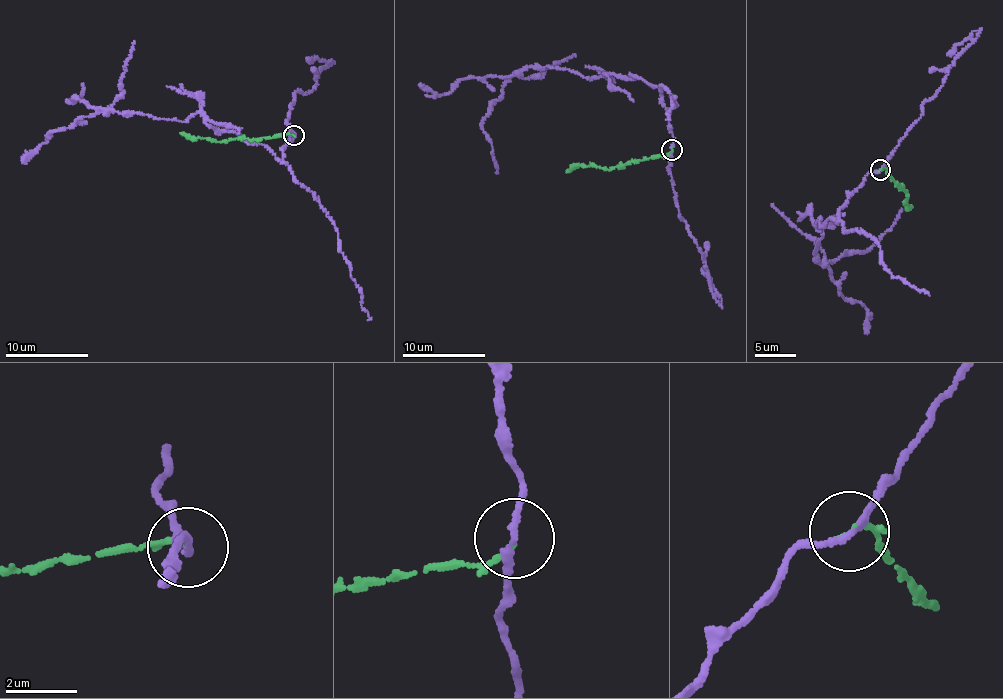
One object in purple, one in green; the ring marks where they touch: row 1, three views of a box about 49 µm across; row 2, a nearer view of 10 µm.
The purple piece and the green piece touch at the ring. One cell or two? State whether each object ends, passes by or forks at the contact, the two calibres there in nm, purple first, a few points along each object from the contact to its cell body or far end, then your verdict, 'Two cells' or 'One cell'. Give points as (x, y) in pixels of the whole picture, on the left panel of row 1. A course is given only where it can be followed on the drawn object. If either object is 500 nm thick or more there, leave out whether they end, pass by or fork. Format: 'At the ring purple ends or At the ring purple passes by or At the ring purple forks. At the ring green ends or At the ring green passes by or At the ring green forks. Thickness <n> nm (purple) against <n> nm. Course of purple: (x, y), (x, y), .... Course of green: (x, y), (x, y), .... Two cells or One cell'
At the ring purple passes by. At the ring green ends. Thickness 180 nm (purple) against 100 nm. Course of purple: (294, 134), (280, 159), (198, 112), (181, 122), (68, 100), (79, 100), (81, 83). Course of green: (295, 135), (216, 142), (209, 138), (190, 139), (180, 133). Two cells

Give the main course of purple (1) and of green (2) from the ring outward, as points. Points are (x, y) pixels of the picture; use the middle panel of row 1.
1: (672, 150), (656, 86), (630, 74), (583, 77), (524, 67), (509, 76), (482, 126), (496, 173)
2: (672, 151), (666, 156), (604, 170), (591, 166), (566, 170)

